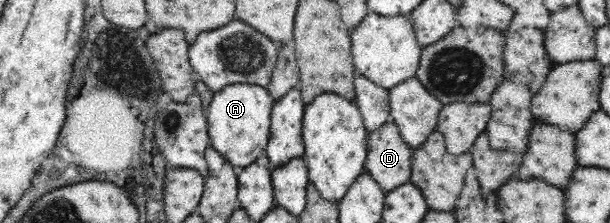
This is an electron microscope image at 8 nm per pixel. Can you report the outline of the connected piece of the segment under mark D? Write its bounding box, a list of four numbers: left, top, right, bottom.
[366,121,412,192]

